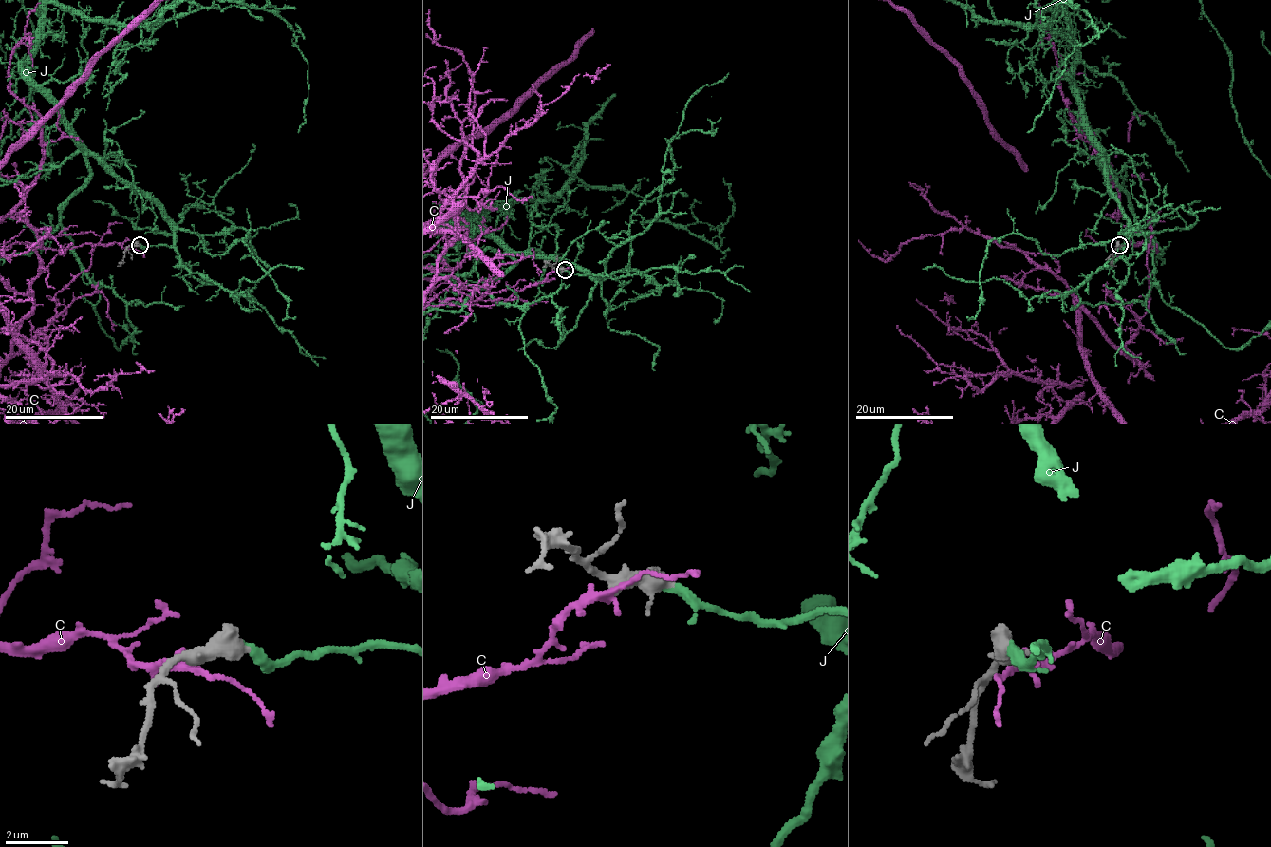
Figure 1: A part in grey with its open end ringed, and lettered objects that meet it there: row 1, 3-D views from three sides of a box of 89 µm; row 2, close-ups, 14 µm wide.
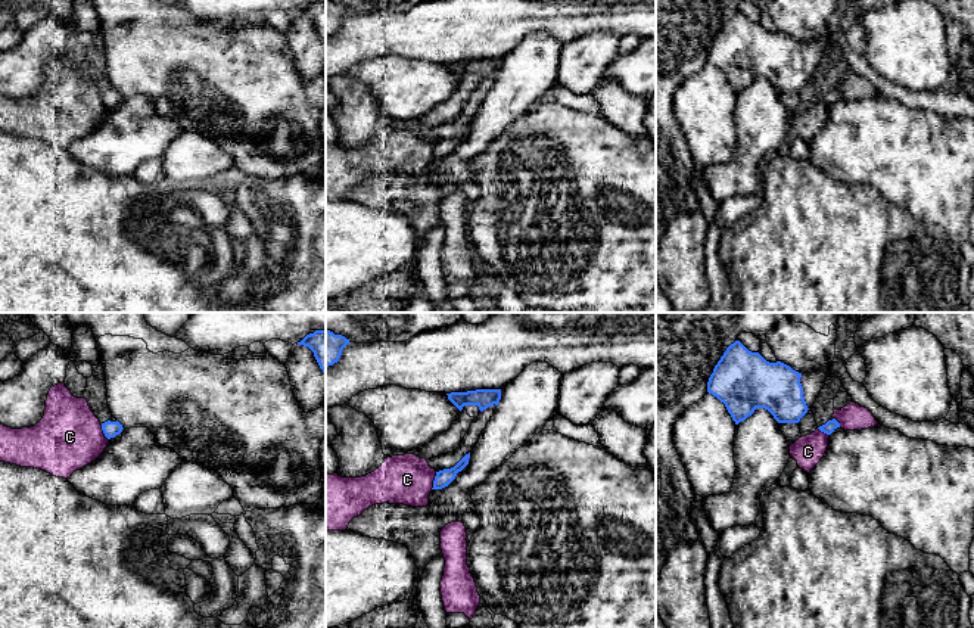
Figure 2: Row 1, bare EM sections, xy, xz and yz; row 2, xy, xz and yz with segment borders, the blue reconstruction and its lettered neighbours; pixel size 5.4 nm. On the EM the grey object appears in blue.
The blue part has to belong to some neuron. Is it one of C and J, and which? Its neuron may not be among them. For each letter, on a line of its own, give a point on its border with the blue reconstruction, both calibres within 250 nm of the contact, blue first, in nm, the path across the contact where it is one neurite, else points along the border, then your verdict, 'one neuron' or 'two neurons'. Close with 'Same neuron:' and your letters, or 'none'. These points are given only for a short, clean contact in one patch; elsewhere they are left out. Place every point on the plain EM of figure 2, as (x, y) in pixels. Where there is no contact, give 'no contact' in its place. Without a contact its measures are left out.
C: contact xz (433, 151); calibres 90 and 280 nm; border xz (436, 142), (431, 158); two neurons
J: no contact; one neuron
Same neuron: J

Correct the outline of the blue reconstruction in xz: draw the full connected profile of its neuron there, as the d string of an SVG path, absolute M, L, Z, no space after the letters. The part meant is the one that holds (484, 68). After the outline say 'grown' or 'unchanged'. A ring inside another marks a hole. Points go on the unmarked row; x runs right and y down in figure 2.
M476 59L467 62L446 63L448 69L461 81L464 75L477 75L480 81L491 75L498 75L501 59Z; unchanged

